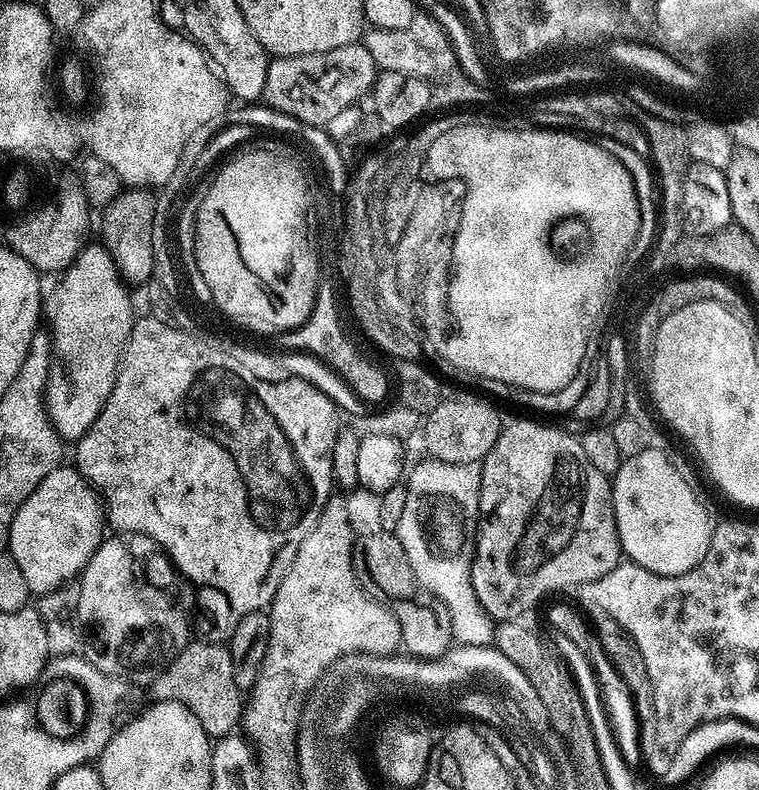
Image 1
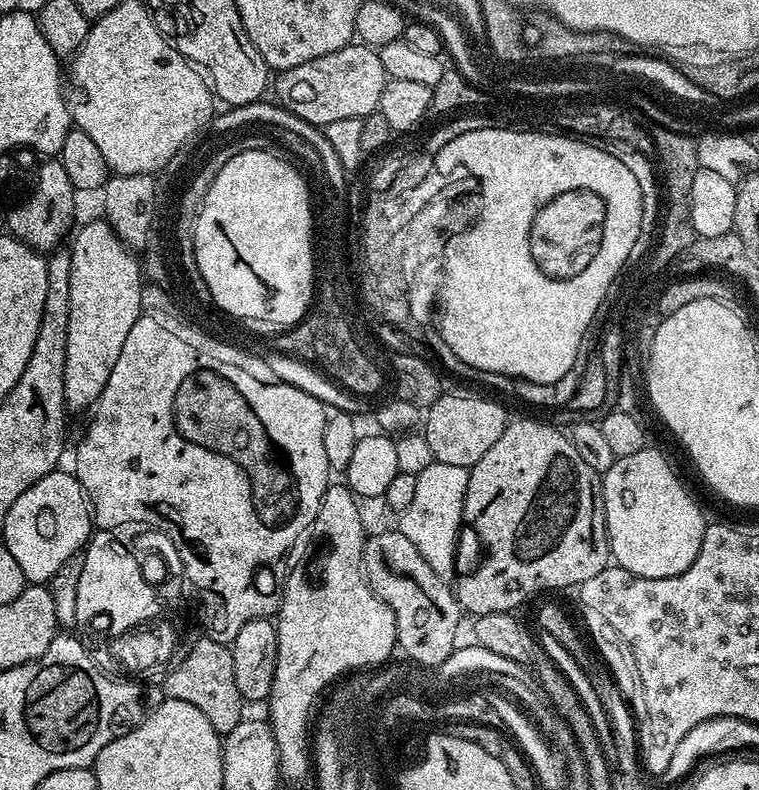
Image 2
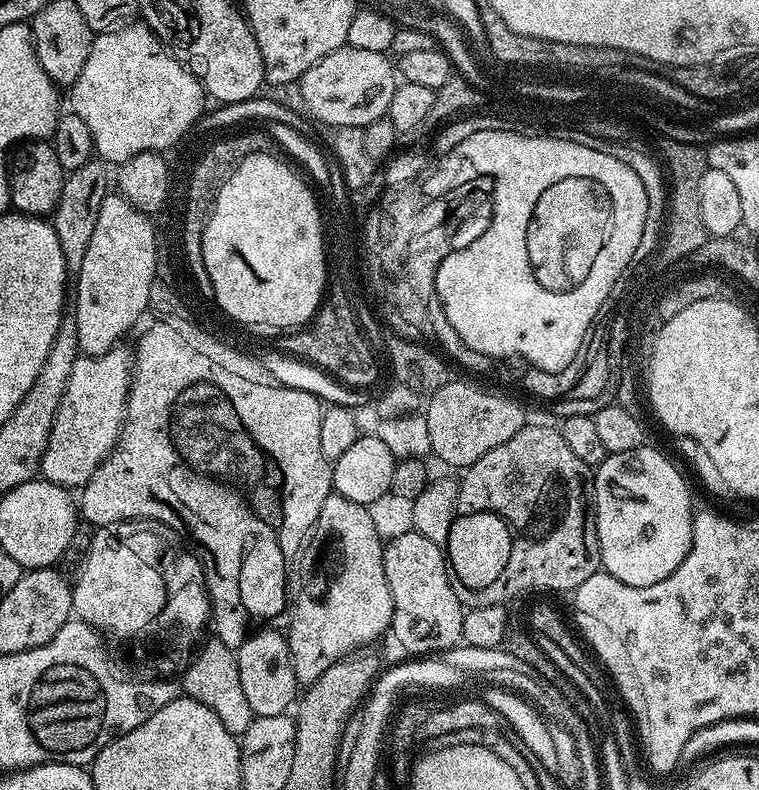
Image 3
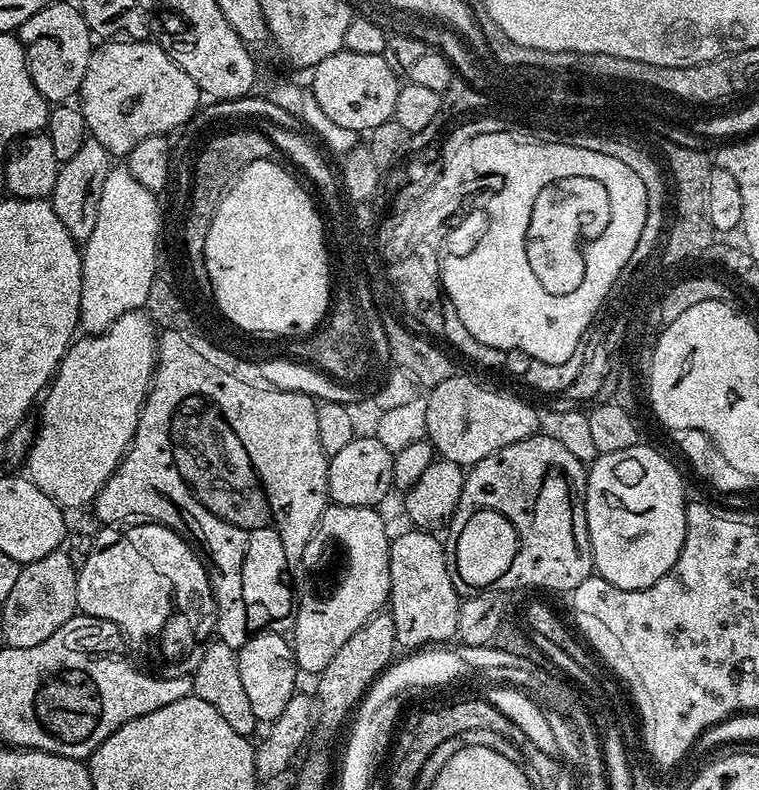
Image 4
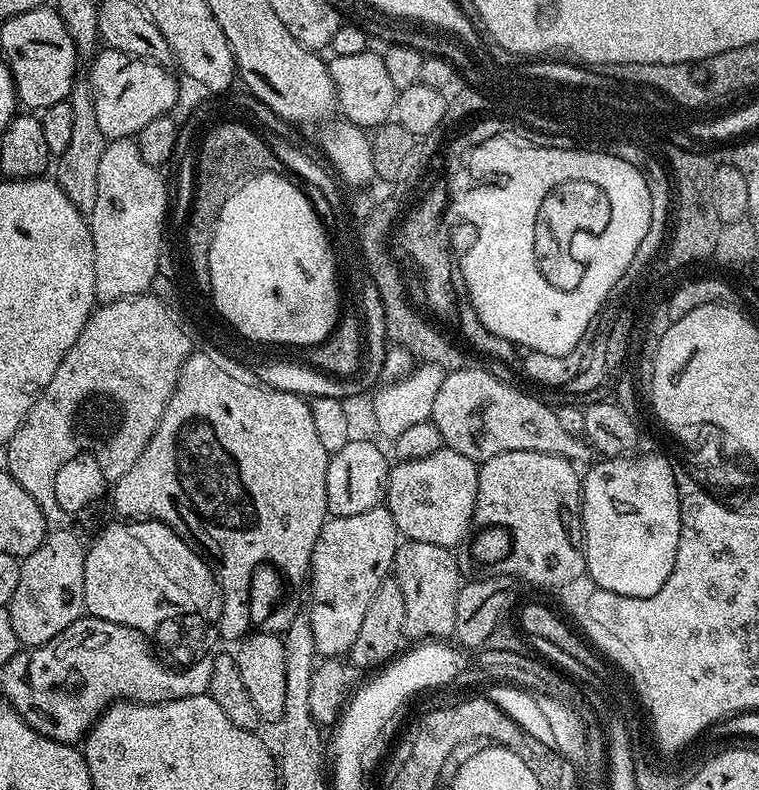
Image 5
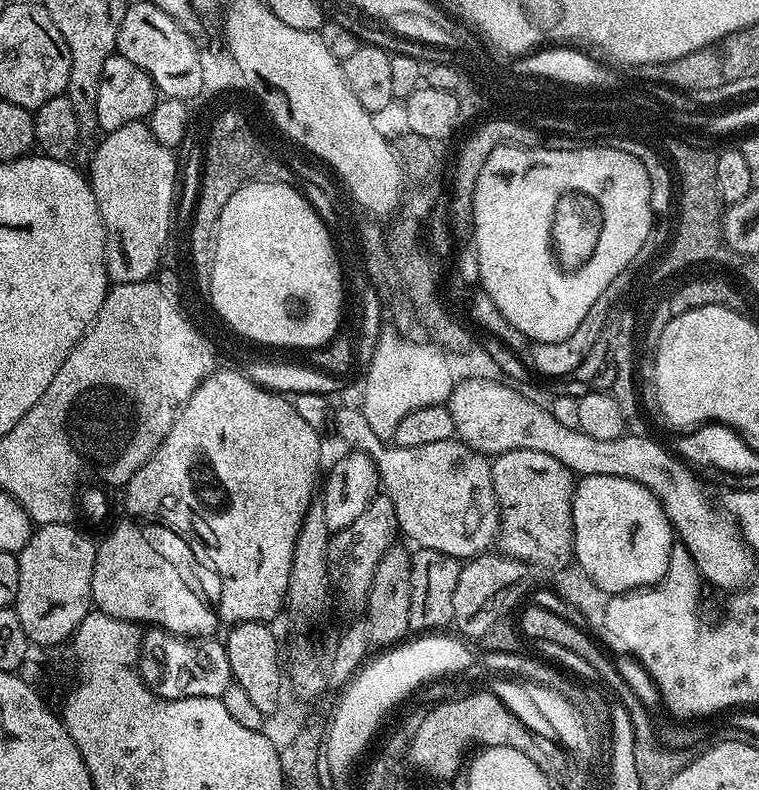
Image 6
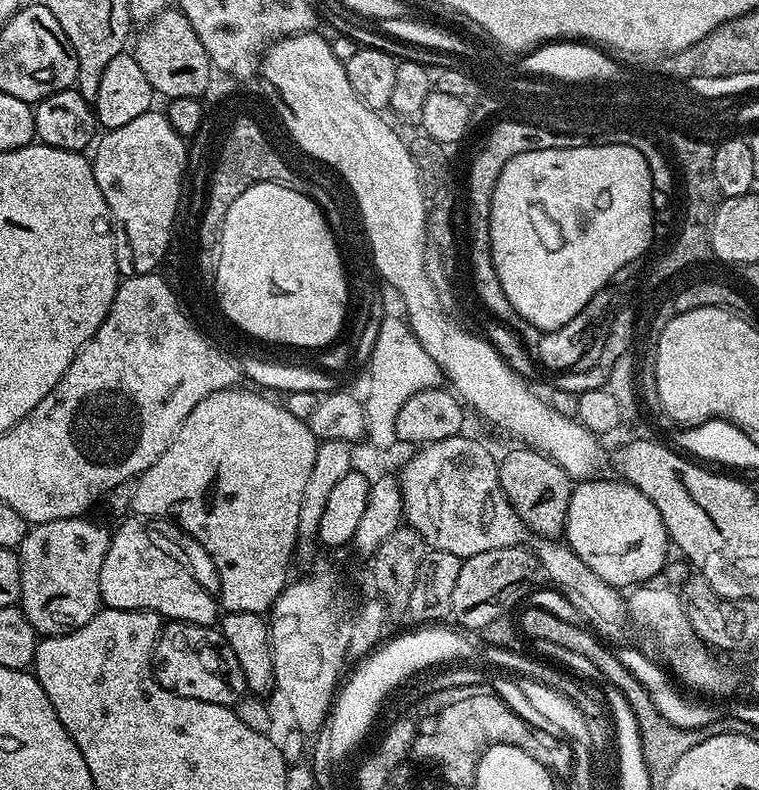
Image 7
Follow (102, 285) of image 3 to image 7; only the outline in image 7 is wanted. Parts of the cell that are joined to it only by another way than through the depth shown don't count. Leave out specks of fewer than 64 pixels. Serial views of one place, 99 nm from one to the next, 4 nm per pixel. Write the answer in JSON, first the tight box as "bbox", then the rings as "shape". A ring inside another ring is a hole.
{"bbox":[91,110,190,277],"shape":[[[149,110],[146,114],[138,114],[138,118],[126,122],[126,126],[107,129],[95,141],[96,156],[91,157],[94,178],[98,182],[98,190],[102,190],[102,198],[106,198],[108,215],[111,216],[119,235],[120,232],[124,235],[124,240],[116,240],[116,261],[121,277],[137,276],[159,269],[159,264],[168,252],[168,244],[173,243],[180,193],[190,168],[189,145],[185,137],[180,136],[174,126],[170,126],[163,111],[156,111]]]}

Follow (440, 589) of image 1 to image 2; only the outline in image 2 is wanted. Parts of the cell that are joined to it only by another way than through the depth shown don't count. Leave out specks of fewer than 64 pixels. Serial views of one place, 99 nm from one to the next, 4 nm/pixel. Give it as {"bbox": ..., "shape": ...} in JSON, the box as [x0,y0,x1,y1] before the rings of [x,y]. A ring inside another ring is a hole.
{"bbox":[398,462,468,578],"shape":[[[433,462],[416,475],[418,487],[414,498],[404,512],[399,513],[398,530],[418,546],[418,554],[426,558],[434,574],[448,578],[456,568],[456,539],[460,536],[460,524],[465,523],[464,499],[468,485],[468,469],[462,466],[446,466]]]}

